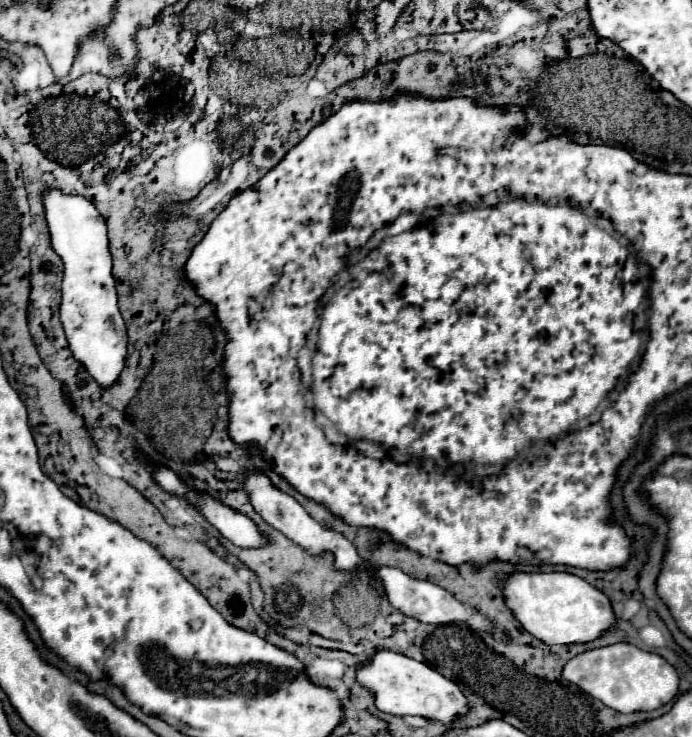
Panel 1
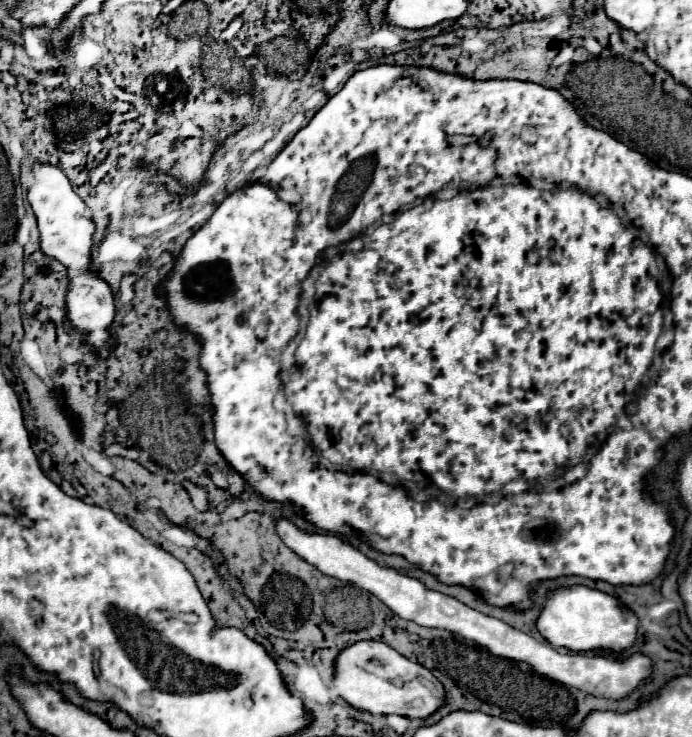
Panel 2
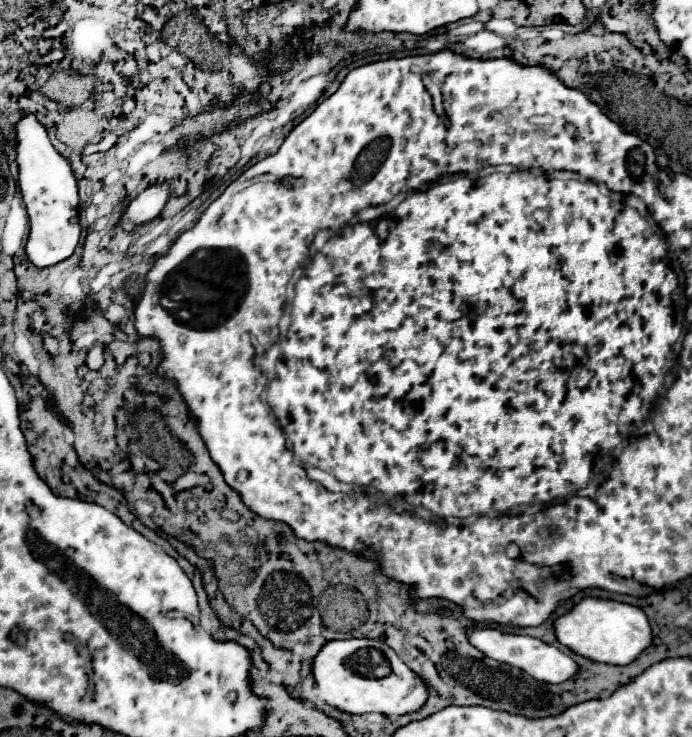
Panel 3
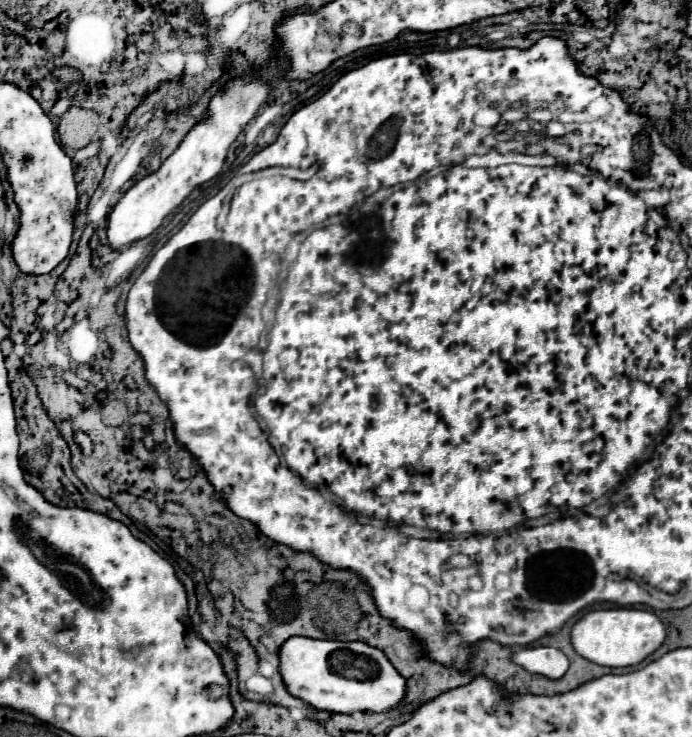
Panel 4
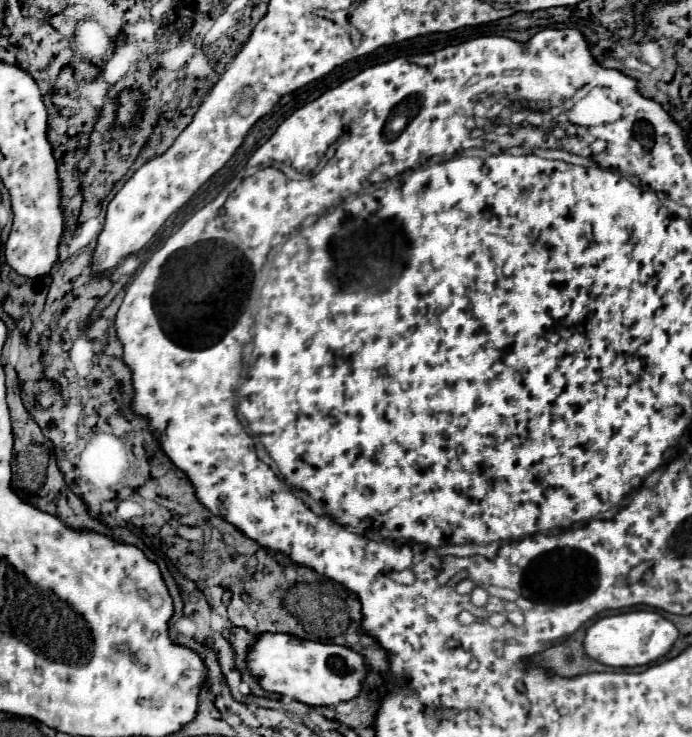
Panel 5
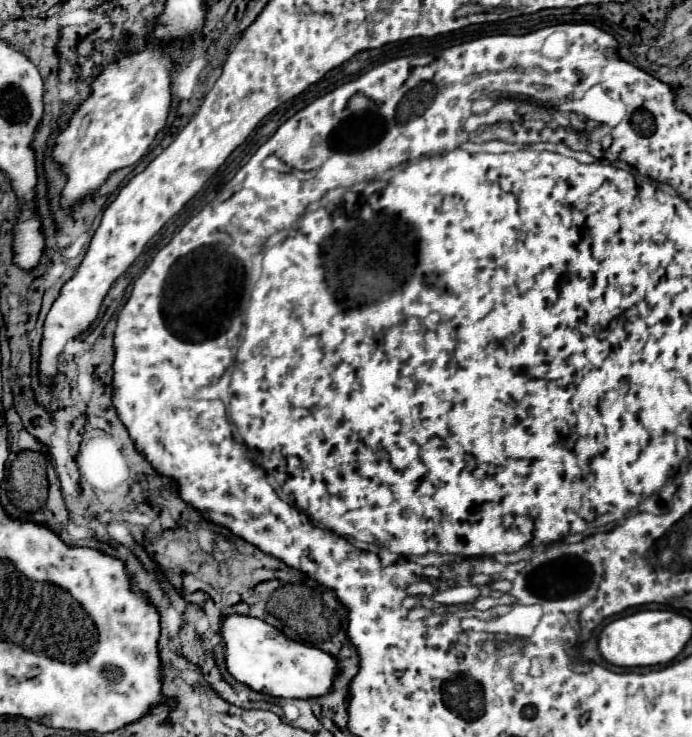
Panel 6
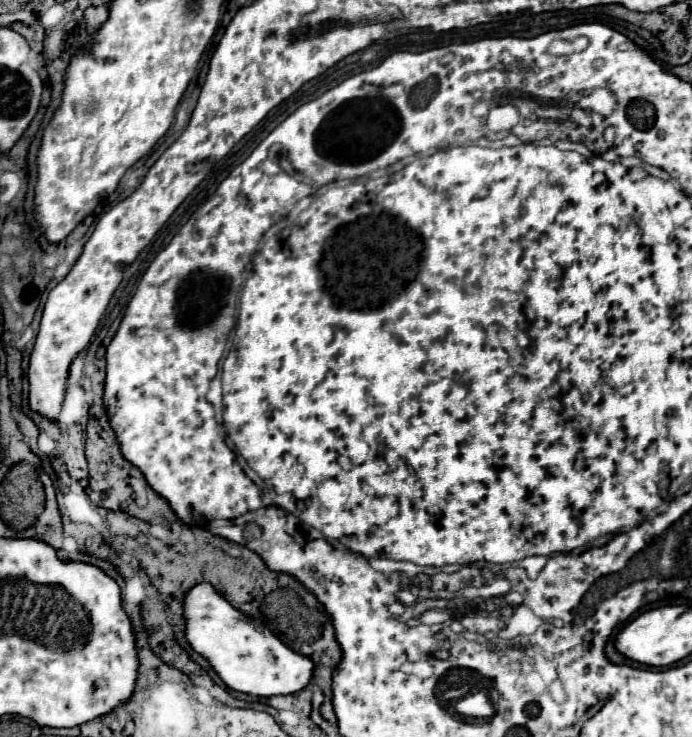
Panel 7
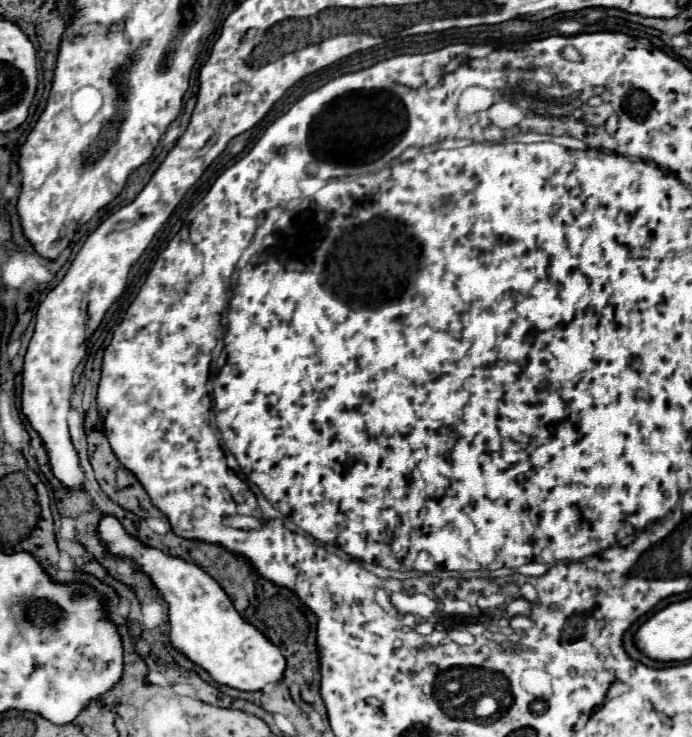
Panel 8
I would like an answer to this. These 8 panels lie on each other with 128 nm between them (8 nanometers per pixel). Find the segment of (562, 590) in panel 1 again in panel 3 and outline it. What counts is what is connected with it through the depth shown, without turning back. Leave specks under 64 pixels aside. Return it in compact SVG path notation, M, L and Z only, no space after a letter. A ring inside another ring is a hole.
M592 596L582 598L566 614L558 616L554 620L554 632L558 642L568 646L572 652L596 662L620 664L620 666L630 664L652 642L648 618L638 606Z

